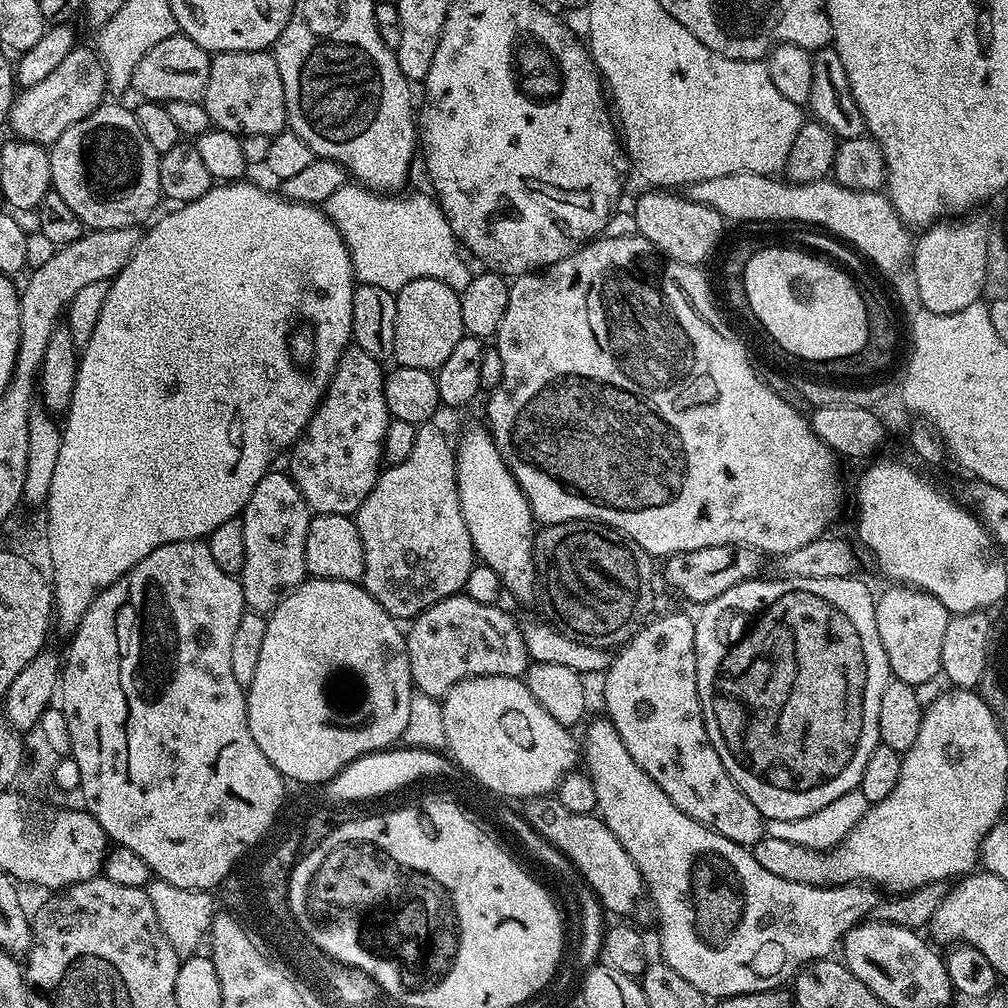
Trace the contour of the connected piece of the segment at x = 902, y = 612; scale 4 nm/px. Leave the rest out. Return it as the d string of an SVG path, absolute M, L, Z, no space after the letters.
M888 586L884 593L875 597L878 638L882 638L882 650L886 650L888 665L895 679L907 684L921 684L941 675L942 637L950 613L938 598L921 588Z

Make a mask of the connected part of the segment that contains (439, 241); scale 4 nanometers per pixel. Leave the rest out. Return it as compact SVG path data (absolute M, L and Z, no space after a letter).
M349 182L342 186L342 190L336 191L335 194L330 194L330 198L326 198L326 202L322 206L322 211L328 215L330 222L334 222L334 226L342 234L342 238L348 247L348 253L352 259L352 275L360 284L369 284L370 286L382 286L382 290L390 290L391 292L400 292L402 286L406 286L406 282L414 282L414 278L434 278L438 282L446 282L446 286L450 286L456 292L463 292L466 286L470 286L474 272L473 269L468 269L466 261L462 260L456 235L452 233L452 227L440 205L436 203L431 195L423 196L420 192L412 192L409 196L405 194L381 194L372 191L371 188L365 188L359 182Z

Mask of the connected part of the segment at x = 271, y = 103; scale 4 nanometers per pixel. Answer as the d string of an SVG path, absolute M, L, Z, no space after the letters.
M268 50L215 53L210 66L210 82L206 82L202 103L211 123L219 131L232 132L241 138L250 134L273 137L285 131L288 123L282 74L278 74L275 55Z

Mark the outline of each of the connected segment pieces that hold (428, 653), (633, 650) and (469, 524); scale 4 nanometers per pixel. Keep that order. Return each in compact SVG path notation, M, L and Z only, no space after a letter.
M457 594L442 598L417 614L406 628L406 650L415 691L443 698L450 688L471 676L523 677L530 659L521 625L500 607L499 603L487 604Z
M668 612L665 616L658 616L649 619L613 655L611 664L603 673L604 708L608 711L605 712L606 718L614 730L618 730L618 738L622 738L622 746L630 750L630 758L634 758L634 762L638 762L638 766L642 766L642 770L658 782L666 798L670 798L682 814L694 818L694 822L702 822L702 826L730 838L735 844L754 845L766 835L764 816L732 781L726 766L722 766L722 758L718 758L718 750L714 750L706 734L696 681L695 619L684 612Z
M487 427L466 429L454 451L458 498L462 506L462 518L466 518L466 530L470 530L472 548L482 564L498 574L501 589L507 595L509 592L514 599L528 604L538 589L532 553L532 543L538 528L524 491L506 466Z

